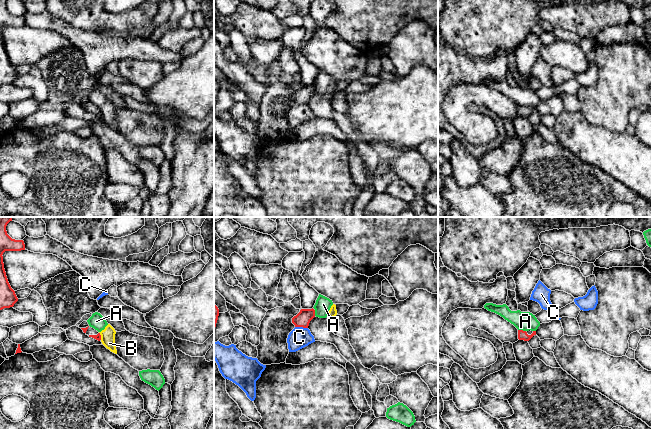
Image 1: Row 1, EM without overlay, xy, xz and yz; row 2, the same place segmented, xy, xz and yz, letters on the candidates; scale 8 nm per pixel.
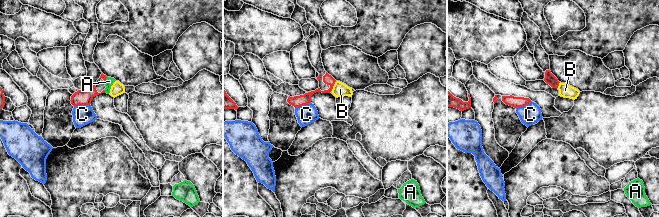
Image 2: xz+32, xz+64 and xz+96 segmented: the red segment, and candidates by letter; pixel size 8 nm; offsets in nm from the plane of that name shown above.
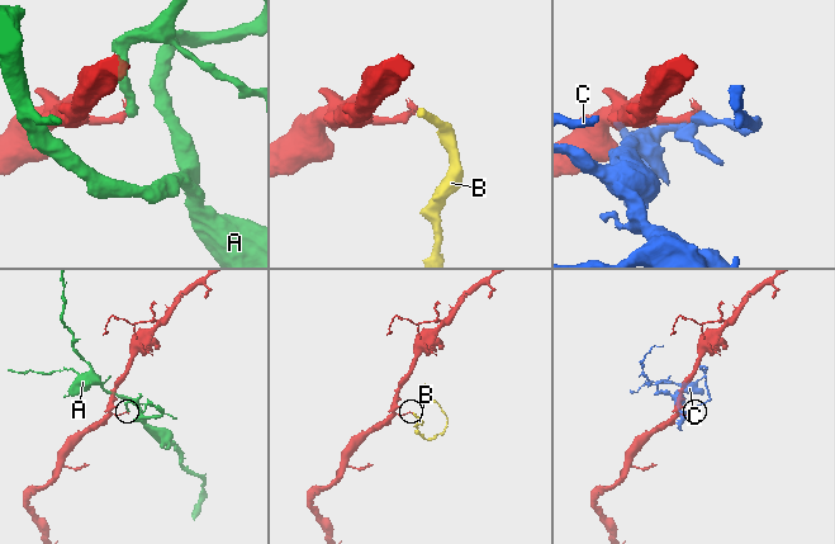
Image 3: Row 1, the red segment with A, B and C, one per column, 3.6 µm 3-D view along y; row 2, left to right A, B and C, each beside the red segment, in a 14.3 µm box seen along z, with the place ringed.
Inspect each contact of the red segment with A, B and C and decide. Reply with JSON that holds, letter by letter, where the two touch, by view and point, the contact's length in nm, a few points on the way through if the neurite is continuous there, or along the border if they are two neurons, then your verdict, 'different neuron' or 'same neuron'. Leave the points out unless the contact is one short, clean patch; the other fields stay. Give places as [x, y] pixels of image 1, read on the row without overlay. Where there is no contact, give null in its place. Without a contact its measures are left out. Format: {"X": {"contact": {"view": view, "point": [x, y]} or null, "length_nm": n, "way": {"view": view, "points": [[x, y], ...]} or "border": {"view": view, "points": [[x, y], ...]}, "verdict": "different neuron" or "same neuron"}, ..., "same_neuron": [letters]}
{"A": {"contact": {"view": "yz", "point": [522, 106]}, "length_nm": 70, "border": {"view": "yz", "points": [[518, 105], [525, 107]]}, "verdict": "different neuron"}, "B": {"contact": {"view": "xy", "point": [100, 112]}, "length_nm": 70, "border": {"view": "xy", "points": [[99, 108], [101, 115]]}, "verdict": "different neuron"}, "C": {"contact": {"view": "xz", "point": [301, 102]}, "length_nm": 110, "border": {"view": "xz", "points": [[295, 102], [307, 104]]}, "verdict": "different neuron"}, "same_neuron": []}

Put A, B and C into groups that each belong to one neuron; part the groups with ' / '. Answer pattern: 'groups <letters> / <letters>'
groups A B / C

